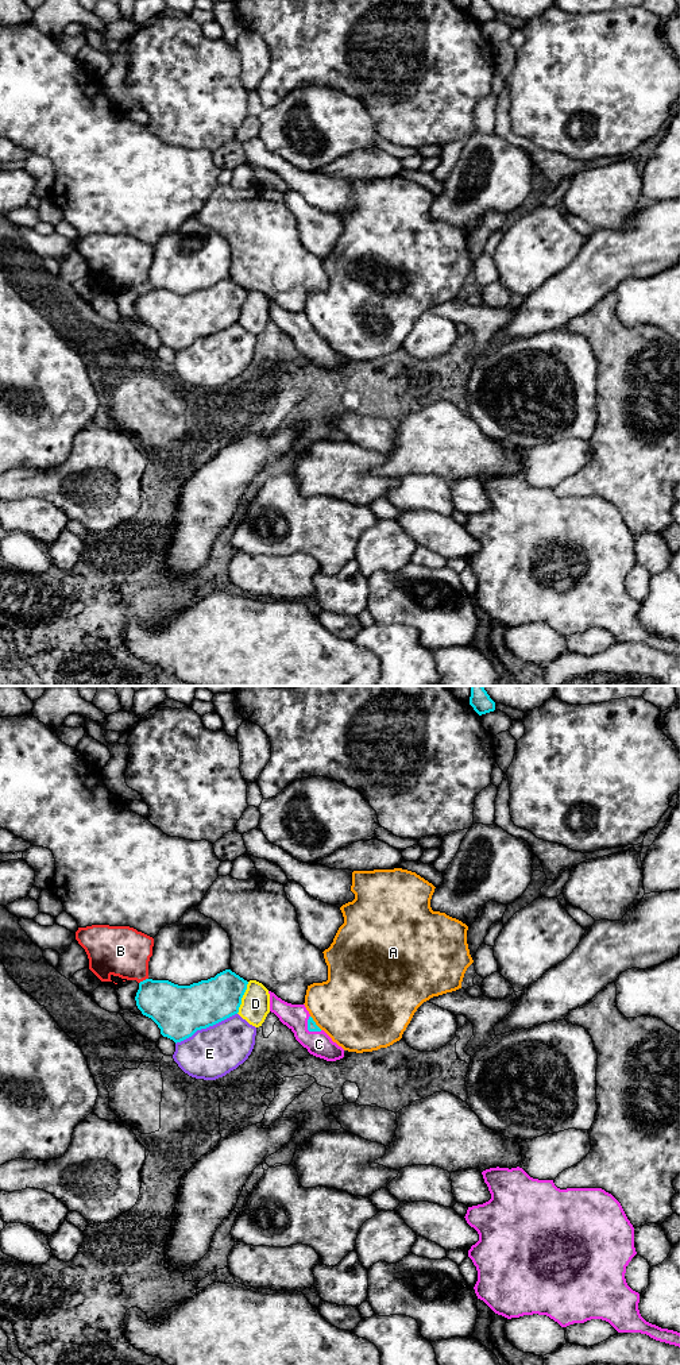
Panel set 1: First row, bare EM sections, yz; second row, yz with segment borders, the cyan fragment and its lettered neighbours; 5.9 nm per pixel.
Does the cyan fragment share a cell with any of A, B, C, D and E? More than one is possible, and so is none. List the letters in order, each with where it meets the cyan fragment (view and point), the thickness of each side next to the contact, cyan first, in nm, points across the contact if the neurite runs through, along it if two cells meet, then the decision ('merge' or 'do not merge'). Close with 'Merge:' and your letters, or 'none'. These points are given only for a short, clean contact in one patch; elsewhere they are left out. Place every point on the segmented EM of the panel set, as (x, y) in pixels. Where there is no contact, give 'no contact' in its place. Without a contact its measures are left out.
A: contact yz (315, 1022); calibres 60 and 460 nm; do not merge
B: contact yz (143, 980); calibres 280 and 300 nm; do not merge
C: contact yz (308, 1029); calibres 60 and 150 nm; way yz (312, 1026), (308, 1029), (319, 1044); merge
D: contact yz (242, 997); calibres 280 and 180 nm; do not merge
E: contact yz (205, 1028); calibres 300 and 300 nm; do not merge
Merge: C

